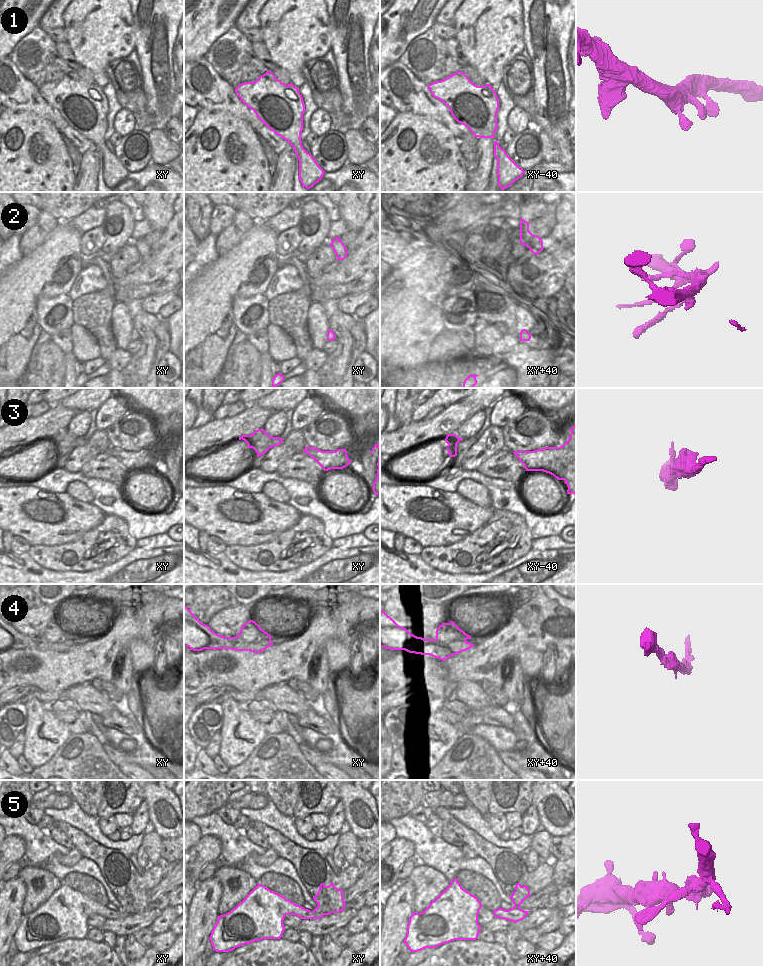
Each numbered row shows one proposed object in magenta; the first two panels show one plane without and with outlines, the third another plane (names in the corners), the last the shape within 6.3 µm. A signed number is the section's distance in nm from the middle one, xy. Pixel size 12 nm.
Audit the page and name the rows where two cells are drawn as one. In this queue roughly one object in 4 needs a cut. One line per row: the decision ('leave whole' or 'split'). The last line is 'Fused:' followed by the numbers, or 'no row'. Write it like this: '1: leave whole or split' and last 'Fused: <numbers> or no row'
1: leave whole
2: leave whole
3: leave whole
4: split
5: leave whole
Fused: 4

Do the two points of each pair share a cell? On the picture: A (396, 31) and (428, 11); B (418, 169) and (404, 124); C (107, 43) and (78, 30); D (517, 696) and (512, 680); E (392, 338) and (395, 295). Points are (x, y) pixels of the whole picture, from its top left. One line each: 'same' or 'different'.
A: same
B: same
C: same
D: same
E: same

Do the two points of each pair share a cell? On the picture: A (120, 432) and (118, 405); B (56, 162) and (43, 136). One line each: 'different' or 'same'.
A: different
B: same

